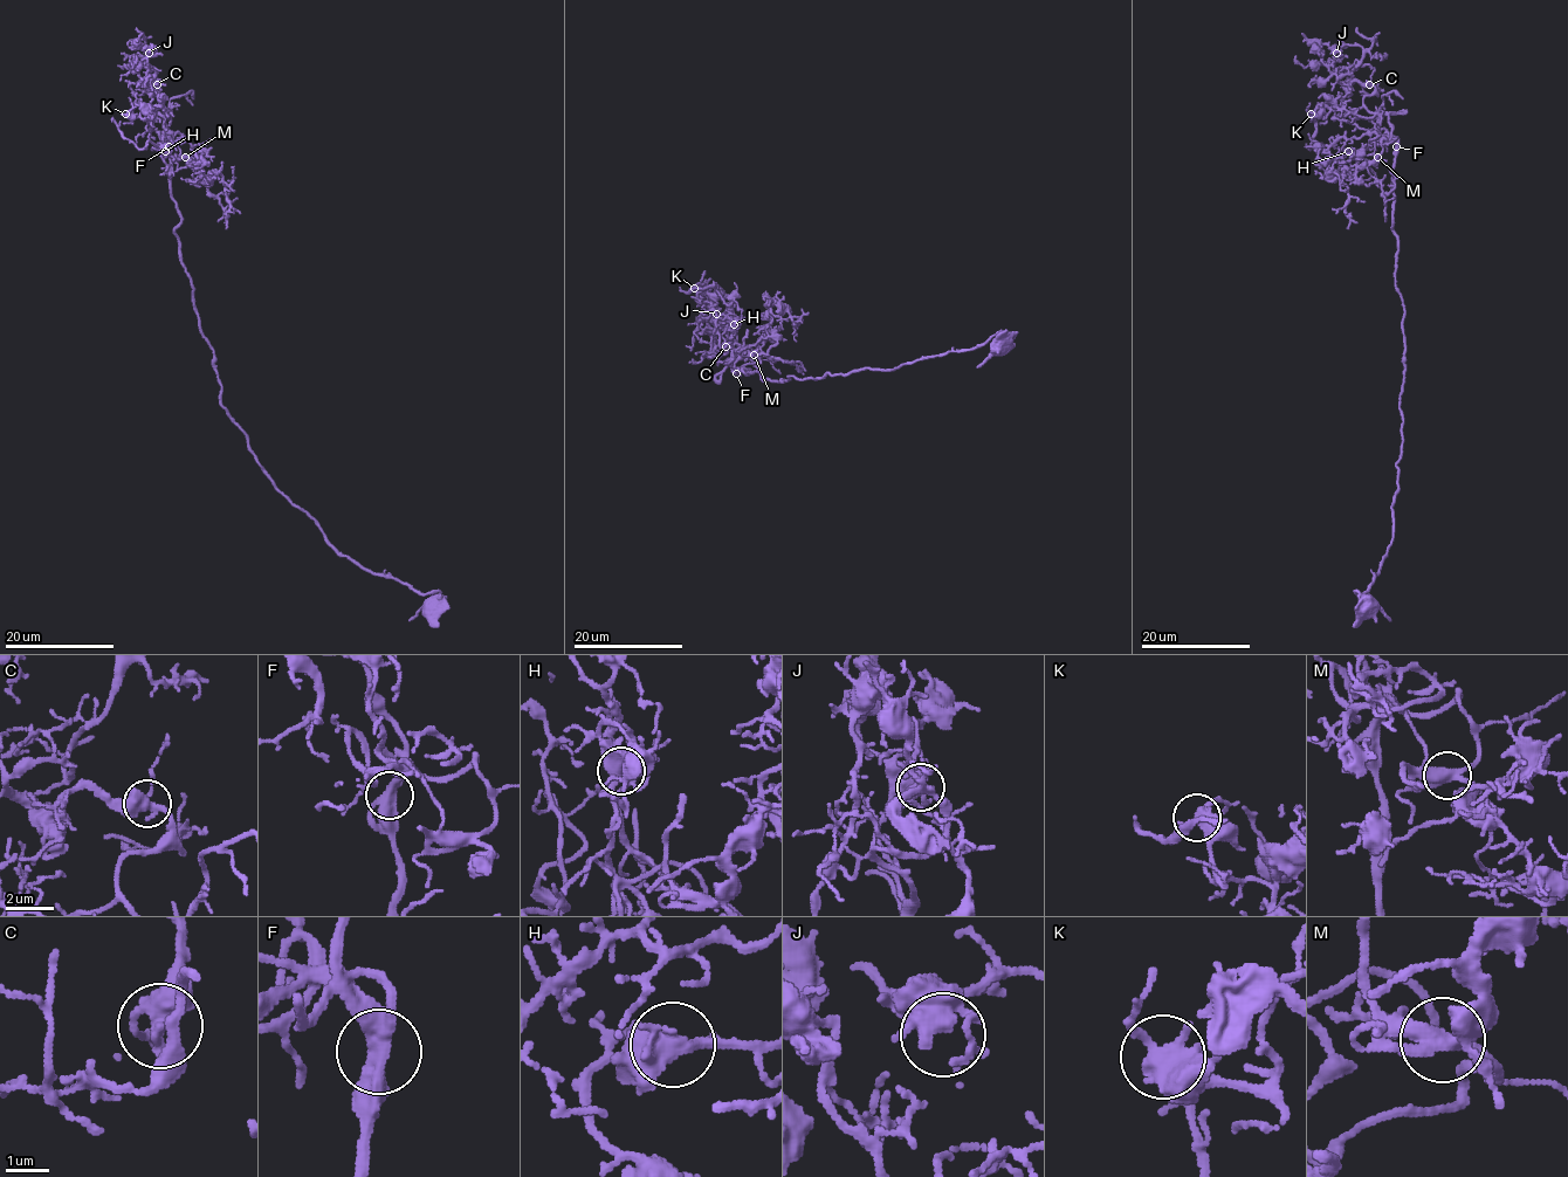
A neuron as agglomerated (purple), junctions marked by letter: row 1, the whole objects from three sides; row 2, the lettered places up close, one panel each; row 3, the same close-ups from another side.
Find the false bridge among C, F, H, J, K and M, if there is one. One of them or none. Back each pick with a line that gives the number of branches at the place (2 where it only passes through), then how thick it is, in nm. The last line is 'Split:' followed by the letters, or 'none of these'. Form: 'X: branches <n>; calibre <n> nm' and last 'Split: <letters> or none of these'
Split: none of these

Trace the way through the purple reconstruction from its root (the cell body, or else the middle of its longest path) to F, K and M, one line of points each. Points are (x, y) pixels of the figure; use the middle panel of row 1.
F: (999, 342), (1008, 336), (894, 370), (817, 379), (736, 373)
K: (999, 342), (1008, 336), (894, 370), (763, 380), (737, 372), (722, 330), (714, 350), (716, 315), (694, 288)
M: (999, 342), (1008, 336), (894, 370), (784, 381), (737, 372), (761, 358), (754, 355)

